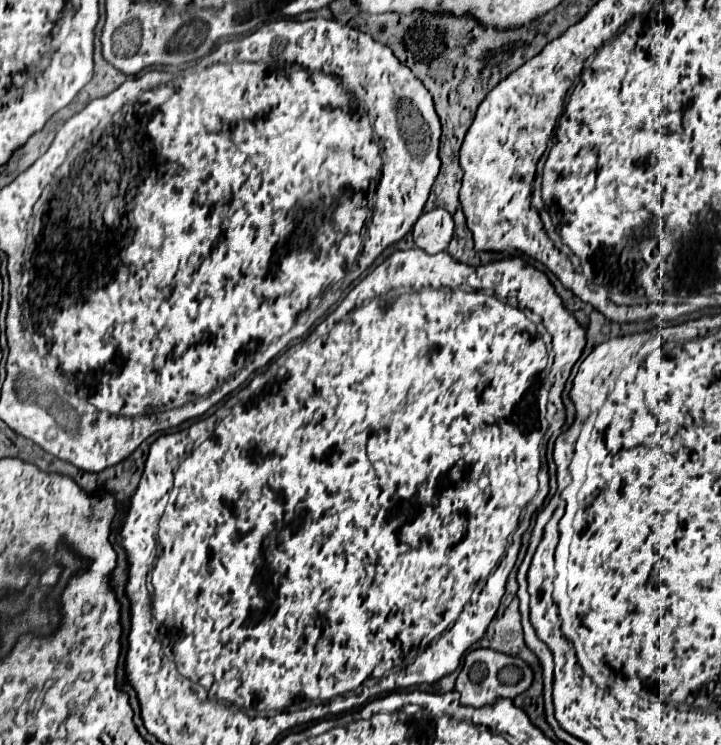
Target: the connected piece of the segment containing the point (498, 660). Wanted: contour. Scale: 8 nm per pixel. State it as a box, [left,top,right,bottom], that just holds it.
[456,648,532,708]

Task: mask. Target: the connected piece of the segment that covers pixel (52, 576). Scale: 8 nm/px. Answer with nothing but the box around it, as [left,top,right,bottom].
[40,564,62,586]

